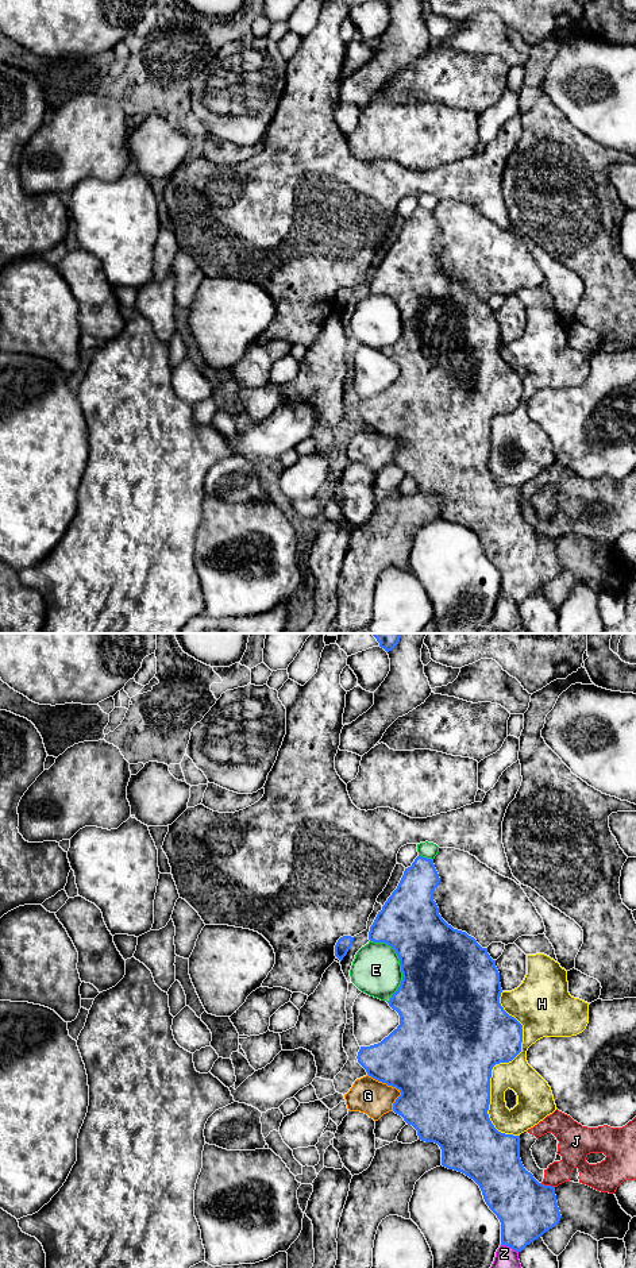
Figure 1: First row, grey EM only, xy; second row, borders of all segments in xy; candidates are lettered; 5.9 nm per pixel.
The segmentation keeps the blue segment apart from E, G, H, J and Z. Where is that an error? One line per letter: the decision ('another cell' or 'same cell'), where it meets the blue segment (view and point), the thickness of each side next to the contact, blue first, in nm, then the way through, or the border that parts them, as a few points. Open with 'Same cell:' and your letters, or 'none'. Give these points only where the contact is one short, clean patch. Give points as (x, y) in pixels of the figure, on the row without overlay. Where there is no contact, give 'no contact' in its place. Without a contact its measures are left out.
Same cell: none
E: another cell | xy (400, 316) | 480/300 nm
G: another cell | xy (393, 438) | 480/220 nm
H: another cell | xy (488, 459) | 500/180 nm
J: another cell | xy (547, 538) | 360/150 nm
Z: another cell | xy (509, 598) | 360/240 nm

